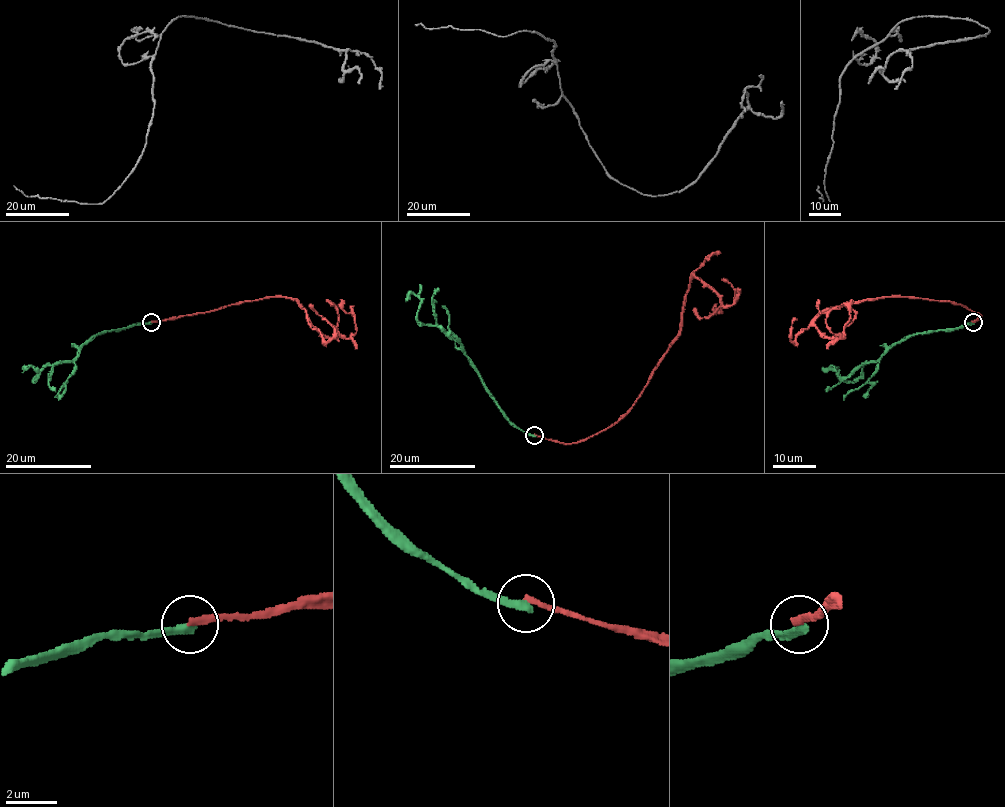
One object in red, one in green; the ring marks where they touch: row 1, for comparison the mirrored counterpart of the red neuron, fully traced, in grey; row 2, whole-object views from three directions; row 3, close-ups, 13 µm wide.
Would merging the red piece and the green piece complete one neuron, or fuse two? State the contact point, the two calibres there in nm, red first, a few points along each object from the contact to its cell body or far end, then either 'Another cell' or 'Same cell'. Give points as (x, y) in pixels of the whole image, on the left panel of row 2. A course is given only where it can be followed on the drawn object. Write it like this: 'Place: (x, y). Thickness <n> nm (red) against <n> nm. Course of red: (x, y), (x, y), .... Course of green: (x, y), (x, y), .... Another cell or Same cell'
Place: (151, 322). Thickness 220 nm (red) against 340 nm. Course of red: (151, 322), (243, 301), (293, 298), (326, 336), (350, 338), (356, 331), (354, 316), (343, 309), (340, 299). Course of green: (151, 322), (100, 332), (71, 360), (47, 365), (34, 382), (37, 372), (31, 366), (22, 372). Another cell

